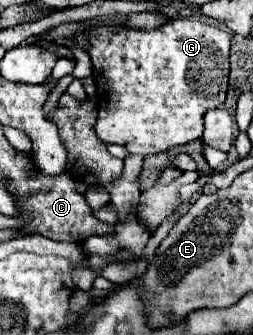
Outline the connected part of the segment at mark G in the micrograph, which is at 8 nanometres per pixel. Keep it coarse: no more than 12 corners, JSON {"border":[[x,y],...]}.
{"border":[[89,29],[97,137],[143,157],[201,139],[231,33]]}

